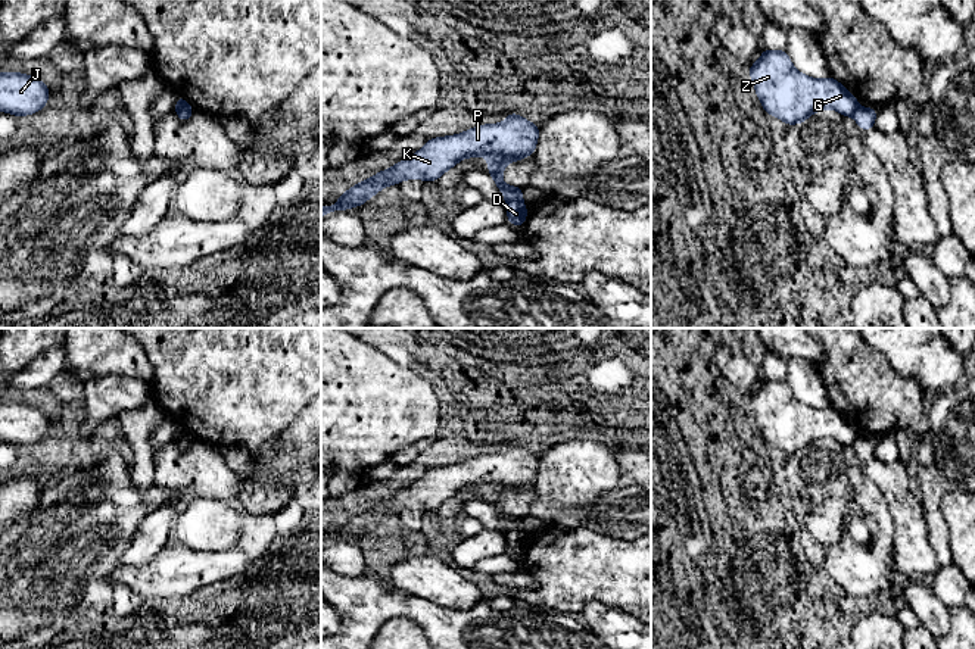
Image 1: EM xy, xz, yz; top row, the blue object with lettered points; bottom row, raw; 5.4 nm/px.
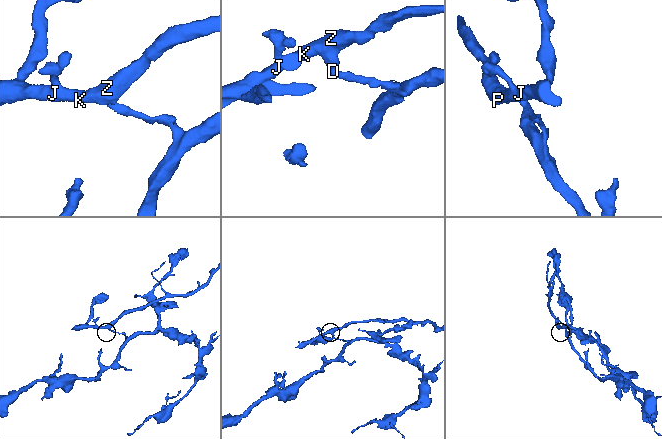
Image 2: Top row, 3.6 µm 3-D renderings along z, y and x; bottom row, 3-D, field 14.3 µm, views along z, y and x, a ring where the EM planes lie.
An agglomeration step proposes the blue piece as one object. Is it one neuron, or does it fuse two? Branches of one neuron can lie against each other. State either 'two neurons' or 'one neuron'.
two neurons

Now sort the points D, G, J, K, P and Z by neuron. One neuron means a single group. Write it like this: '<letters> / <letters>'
D / G J K P Z

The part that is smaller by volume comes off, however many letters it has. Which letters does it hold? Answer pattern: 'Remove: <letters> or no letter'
Remove: G, J, K, P, Z

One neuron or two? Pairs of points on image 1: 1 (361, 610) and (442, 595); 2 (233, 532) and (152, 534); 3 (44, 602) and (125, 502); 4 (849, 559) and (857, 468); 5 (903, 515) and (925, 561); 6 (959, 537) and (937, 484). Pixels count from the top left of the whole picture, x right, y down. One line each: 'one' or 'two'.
1: two
2: two
3: one
4: one
5: one
6: two

